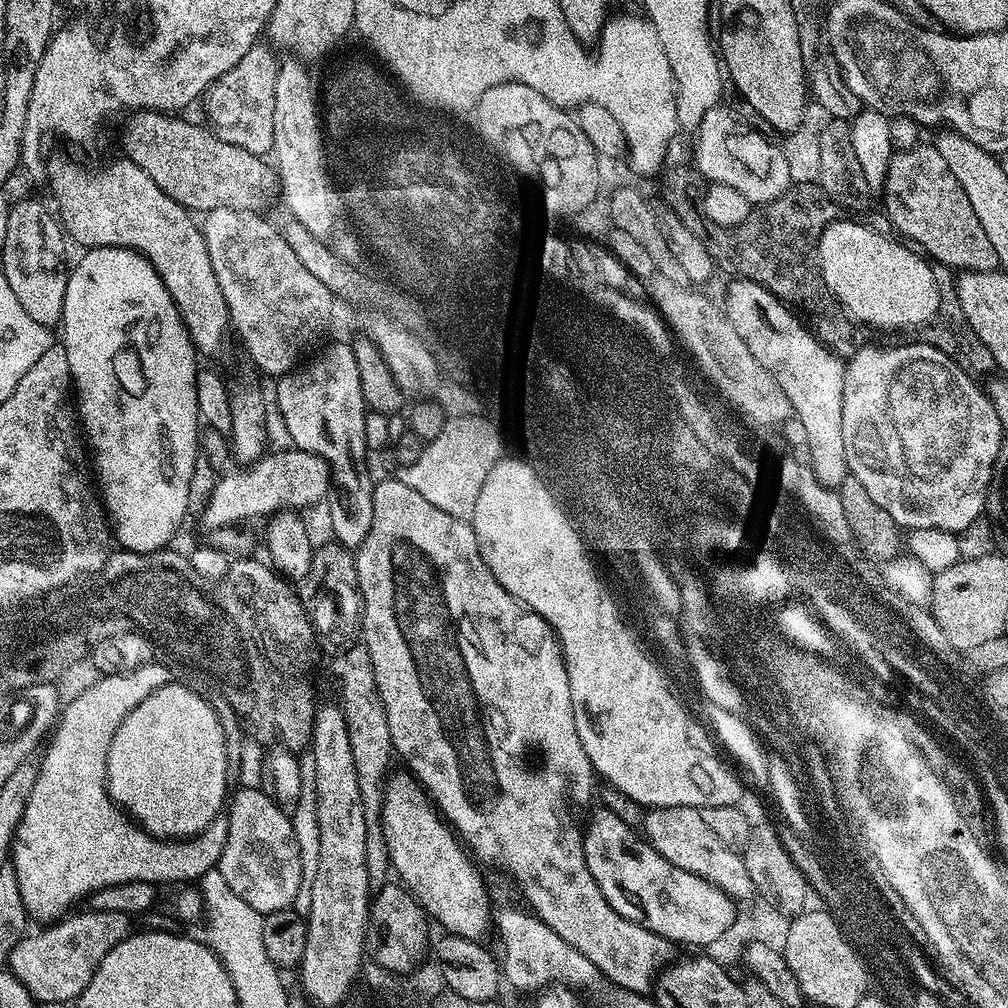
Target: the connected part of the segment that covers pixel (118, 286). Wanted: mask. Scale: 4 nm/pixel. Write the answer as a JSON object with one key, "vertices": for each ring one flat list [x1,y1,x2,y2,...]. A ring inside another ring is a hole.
{"vertices":[[106,246,105,248,89,248,83,253,84,257,75,265,71,265,68,281,66,282,66,294,64,295,64,309,62,310,62,318,58,325,58,336,62,341,62,347,66,350,66,362,70,366,70,374,72,375,72,382,75,391,80,391,80,412,78,408,78,420,84,423,84,432,88,435,88,444,92,447,92,460,96,463,96,476,100,479,100,488,98,487,99,495,102,497,103,507,106,509,107,519,110,521,111,531,114,533,114,540,116,540,121,549,129,552,158,552,169,547,168,544,172,540,172,535,180,528,180,523,184,520,184,515,189,515,190,509,187,504,187,495,190,487,190,476,194,471,195,456,198,451,198,441,201,439,202,421,200,418,200,411,198,410,198,396,196,394,196,374,198,371,198,353,196,347,192,345,190,334,186,330,186,326,180,317,178,306,174,302,174,298,170,298,170,292,166,290,166,286,162,282,160,276,154,270,152,263,148,261,139,252,135,252,133,248,119,248,118,246]]}

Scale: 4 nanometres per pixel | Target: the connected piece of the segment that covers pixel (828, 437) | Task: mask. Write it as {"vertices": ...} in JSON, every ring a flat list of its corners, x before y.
{"vertices":[[736,278,733,281,722,299,724,311,734,322,738,334,742,334,746,346,750,346,750,354,766,366,789,395,794,415,807,427,810,437,807,448,815,449,816,468,825,487,839,489,850,474,850,453,844,441,842,420,845,361,821,344,805,321,770,290,753,280]]}

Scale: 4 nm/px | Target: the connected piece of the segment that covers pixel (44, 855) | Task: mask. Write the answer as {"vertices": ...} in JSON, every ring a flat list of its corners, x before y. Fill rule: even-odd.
{"vertices":[[159,663,147,664,125,676,100,676,69,704,67,701,63,705,47,741,48,749,44,756,39,757,38,782,34,782,34,790,30,790,30,802,26,802,26,810,10,849,10,864,16,871,22,902,33,921,55,922,71,909,68,908,71,904,78,903,80,899,81,903,106,886,125,884,131,880,145,880,157,886,163,885,163,880,196,882,219,865,220,855,226,846,227,815,217,816,204,832,191,839,157,839,144,831,139,823,129,819,108,795,107,751,110,750,111,739,128,712,166,683,165,665]]}

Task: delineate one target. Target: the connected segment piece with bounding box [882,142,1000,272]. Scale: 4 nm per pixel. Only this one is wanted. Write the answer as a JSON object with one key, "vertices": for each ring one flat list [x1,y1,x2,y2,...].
{"vertices":[[919,142,911,148,900,148,889,162,882,196,884,196,884,212,888,215,889,222,902,235,909,236,913,241,908,240,913,245,921,244,925,249,920,248,935,263,966,272,990,272,1000,268,998,254,994,254,994,245,990,243,990,238,986,238,986,230,982,230,982,222,978,222,978,214,974,214,970,198,966,198,966,190,958,186,958,178,954,178,954,173,950,171,950,166,946,166,942,154,938,154,935,143]]}

